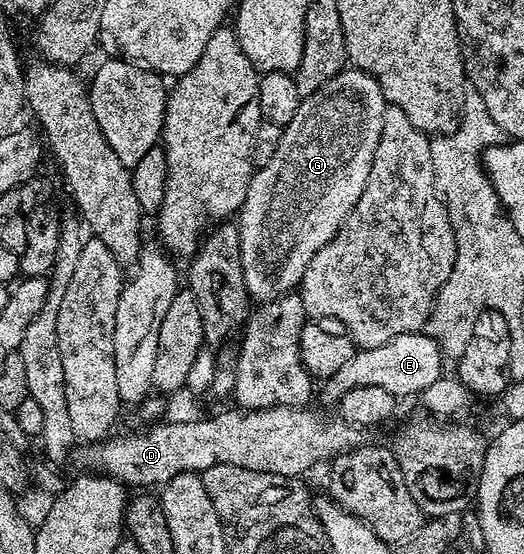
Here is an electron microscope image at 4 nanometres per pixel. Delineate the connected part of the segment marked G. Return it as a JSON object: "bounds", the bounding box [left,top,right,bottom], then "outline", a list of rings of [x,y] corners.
{"bounds":[238,69,386,304],"outline":[[[355,69],[339,71],[330,81],[326,81],[324,87],[318,88],[312,95],[301,98],[298,113],[294,113],[294,121],[290,121],[280,132],[278,153],[274,153],[274,157],[270,157],[270,161],[266,161],[266,165],[253,174],[250,185],[246,189],[246,201],[238,212],[242,277],[249,296],[257,304],[269,303],[271,299],[295,292],[299,288],[314,253],[318,253],[318,249],[325,247],[335,237],[340,226],[346,221],[346,217],[354,209],[354,205],[358,205],[358,197],[362,197],[362,189],[366,189],[366,181],[370,177],[370,165],[374,161],[374,149],[378,149],[378,137],[382,137],[382,117],[385,106],[386,100],[378,81],[374,81],[374,77],[370,77],[365,71]]]}

